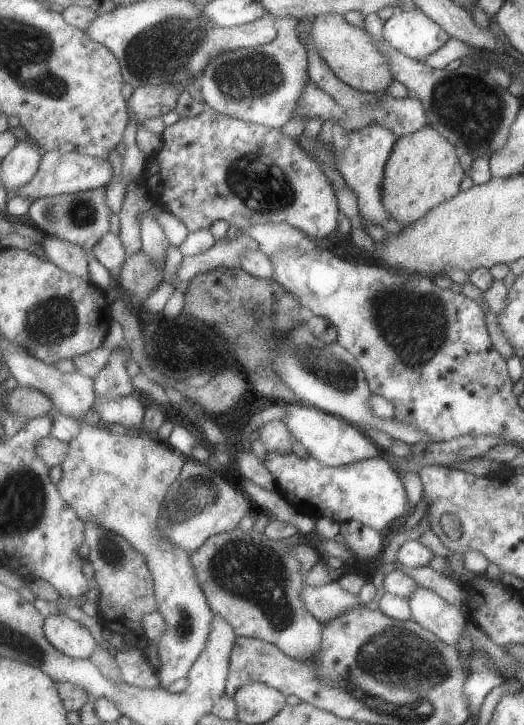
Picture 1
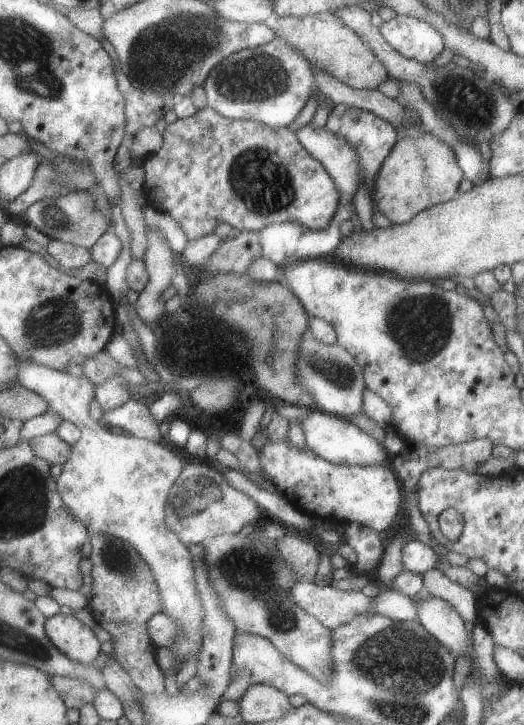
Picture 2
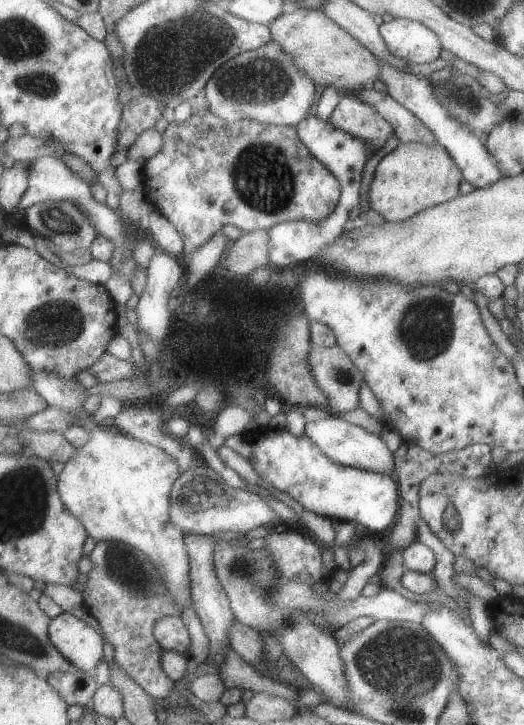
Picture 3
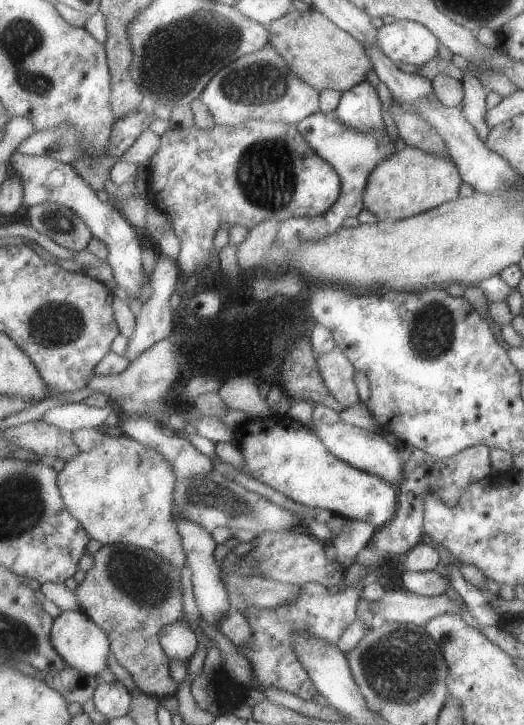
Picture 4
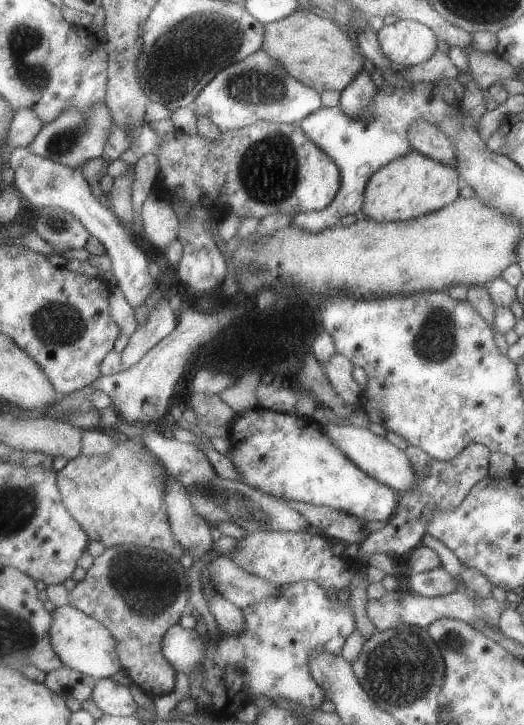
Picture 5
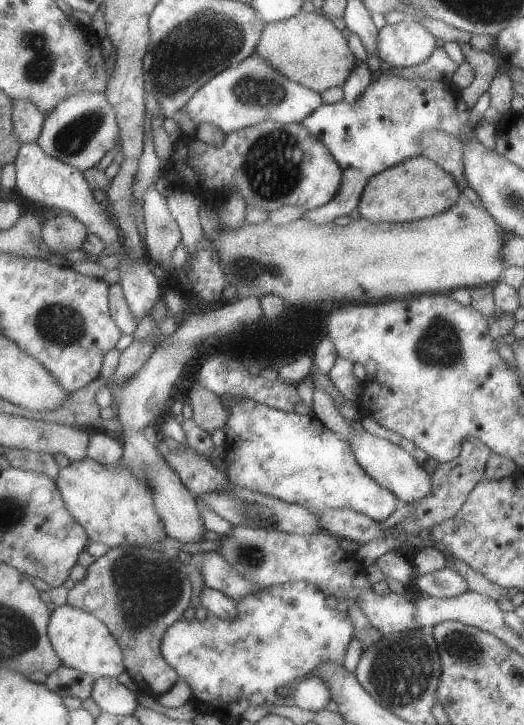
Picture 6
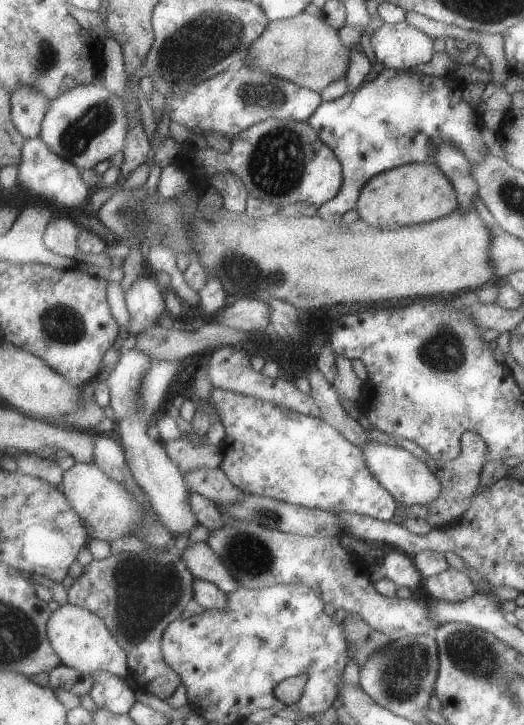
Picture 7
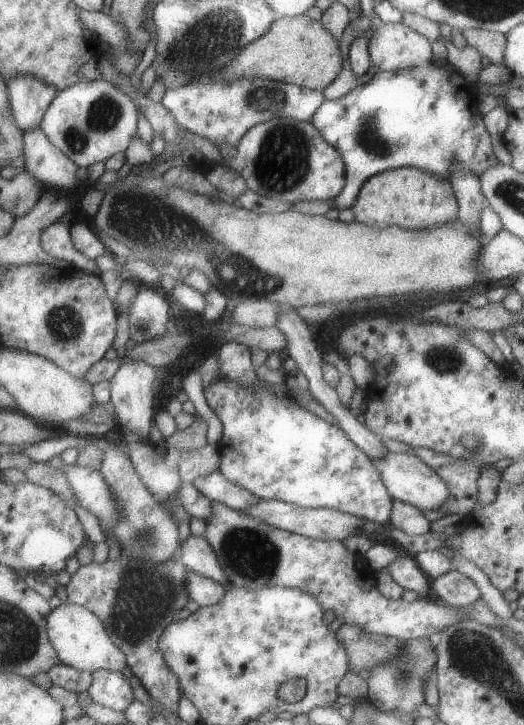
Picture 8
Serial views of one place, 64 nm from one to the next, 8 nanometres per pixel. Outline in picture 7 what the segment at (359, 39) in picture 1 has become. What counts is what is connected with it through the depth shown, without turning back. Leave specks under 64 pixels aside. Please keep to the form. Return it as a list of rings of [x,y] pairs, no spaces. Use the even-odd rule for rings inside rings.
[[[304,11],[291,19],[271,21],[266,32],[251,48],[246,64],[255,64],[255,68],[293,81],[298,86],[322,93],[331,84],[342,80],[350,70],[352,48],[347,48],[339,32],[323,17],[317,17]]]

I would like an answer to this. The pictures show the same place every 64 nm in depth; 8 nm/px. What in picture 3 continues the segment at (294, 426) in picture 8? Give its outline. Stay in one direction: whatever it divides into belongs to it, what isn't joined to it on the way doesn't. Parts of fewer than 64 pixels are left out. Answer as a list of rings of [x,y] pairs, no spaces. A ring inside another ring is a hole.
[[[250,426],[245,438],[252,444],[254,458],[251,460],[257,473],[274,488],[289,494],[307,511],[336,522],[360,523],[369,532],[380,535],[394,528],[397,512],[400,512],[401,492],[395,475],[381,473],[358,467],[349,467],[330,460],[307,436],[296,438],[284,430],[272,430],[269,427]]]

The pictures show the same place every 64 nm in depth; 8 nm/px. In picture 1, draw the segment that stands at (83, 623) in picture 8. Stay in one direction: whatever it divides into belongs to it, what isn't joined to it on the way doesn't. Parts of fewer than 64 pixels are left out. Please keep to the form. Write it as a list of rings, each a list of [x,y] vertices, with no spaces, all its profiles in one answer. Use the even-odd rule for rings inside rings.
[[[65,613],[49,615],[44,623],[44,632],[51,644],[75,659],[90,659],[99,645],[89,628]]]

